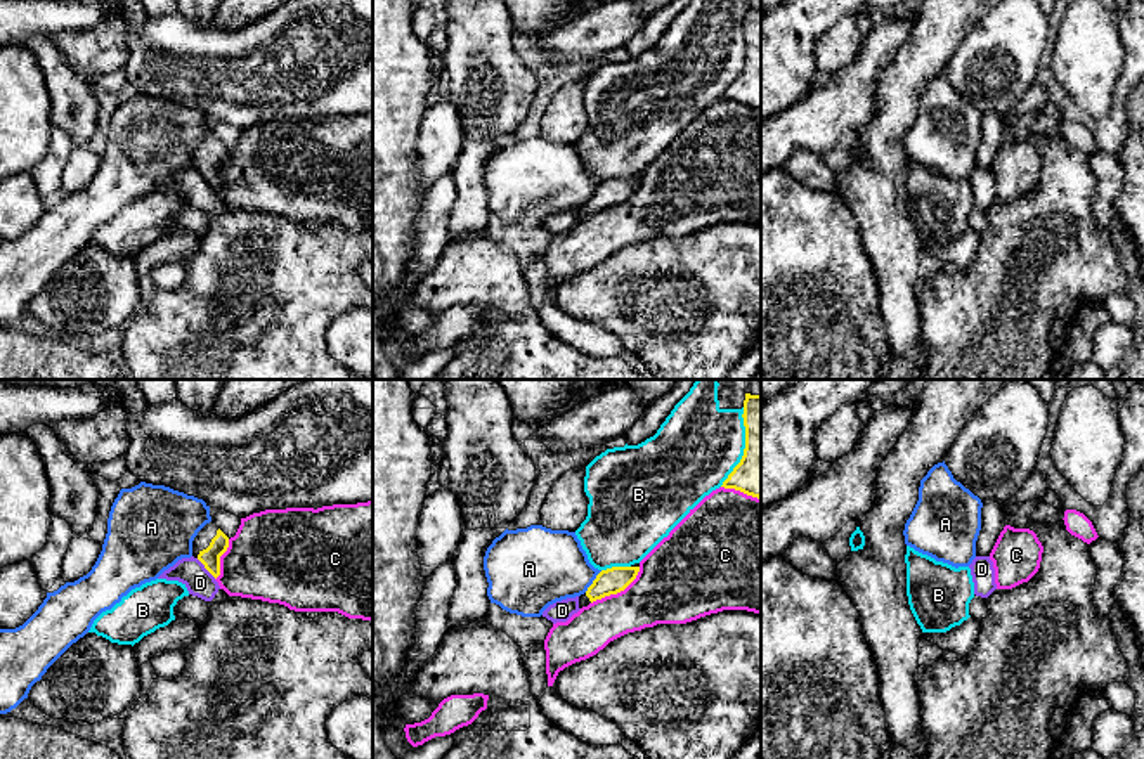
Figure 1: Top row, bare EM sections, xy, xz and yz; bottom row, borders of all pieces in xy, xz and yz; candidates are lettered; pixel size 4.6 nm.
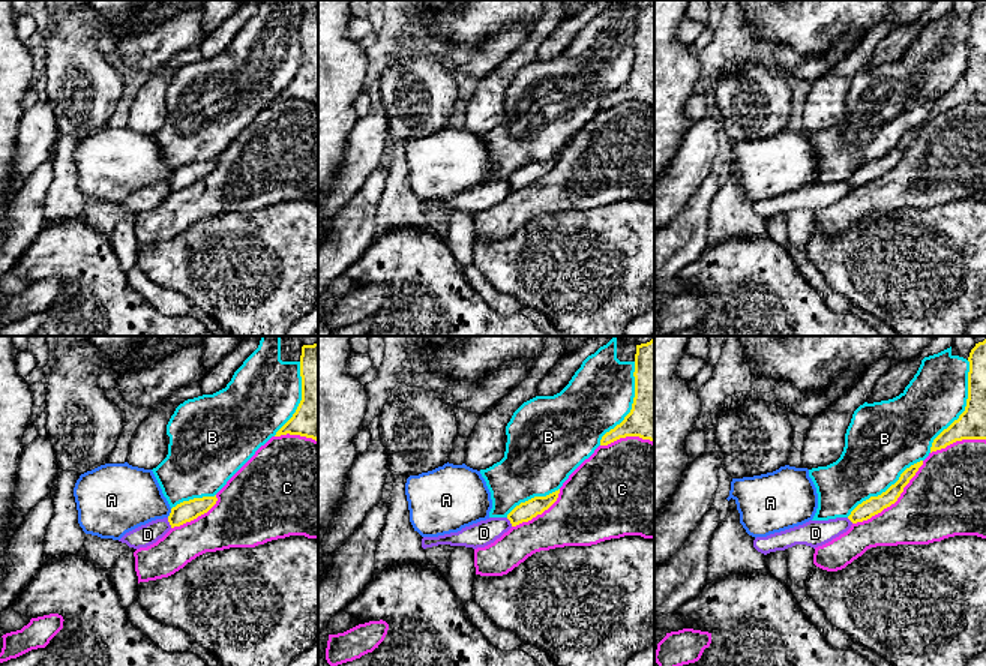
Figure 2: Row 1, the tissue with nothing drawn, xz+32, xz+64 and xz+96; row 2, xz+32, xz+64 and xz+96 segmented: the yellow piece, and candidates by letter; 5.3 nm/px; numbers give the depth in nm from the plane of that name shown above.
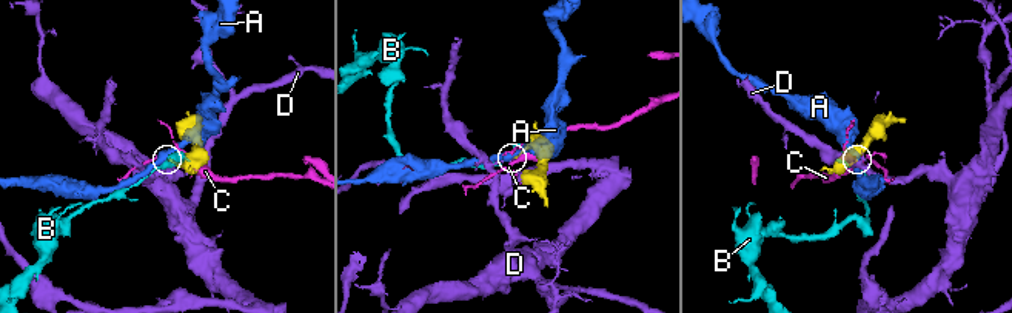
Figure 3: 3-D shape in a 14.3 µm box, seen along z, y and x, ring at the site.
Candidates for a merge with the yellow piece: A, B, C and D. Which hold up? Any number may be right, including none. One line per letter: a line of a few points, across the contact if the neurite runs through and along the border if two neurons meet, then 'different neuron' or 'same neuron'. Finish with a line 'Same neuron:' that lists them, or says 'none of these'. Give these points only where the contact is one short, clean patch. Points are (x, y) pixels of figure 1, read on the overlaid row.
A: different neuron
B: different neuron
C: different neuron
D: xy (196, 558), (215, 577) | different neuron
Same neuron: none of these

